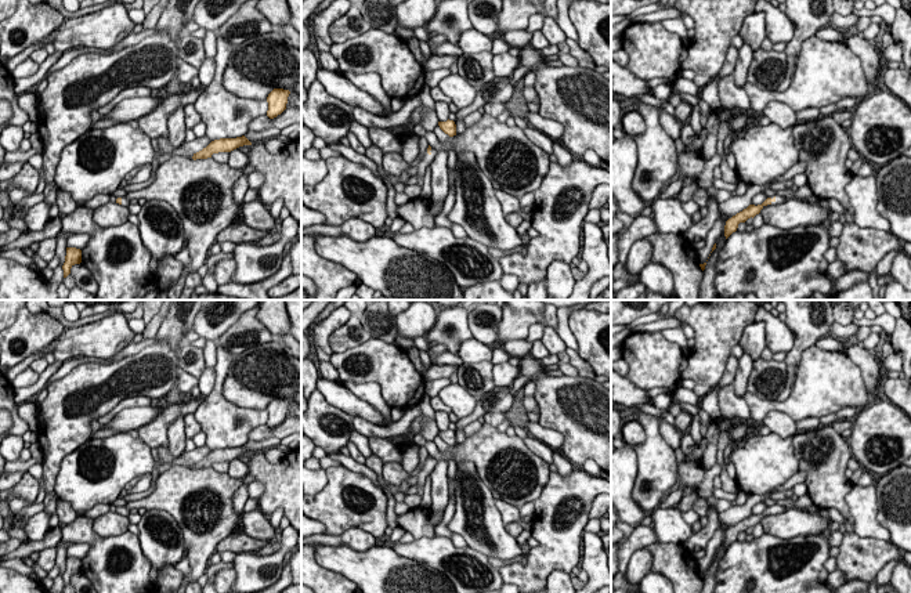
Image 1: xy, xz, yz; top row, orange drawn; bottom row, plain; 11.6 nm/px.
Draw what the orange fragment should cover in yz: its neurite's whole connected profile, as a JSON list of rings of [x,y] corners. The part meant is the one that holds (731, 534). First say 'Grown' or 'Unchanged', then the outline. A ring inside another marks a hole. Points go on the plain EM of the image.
Grown. [[[774,505],[774,506],[767,507],[762,514],[758,514],[758,516],[749,514],[746,518],[744,518],[742,521],[737,523],[735,525],[733,525],[731,528],[729,528],[726,531],[726,535],[724,535],[724,546],[726,546],[726,549],[733,542],[737,540],[740,532],[745,532],[751,527],[753,528],[756,524],[760,523],[760,520],[764,516],[780,514],[780,513],[784,513],[784,511],[785,511],[784,506]]]

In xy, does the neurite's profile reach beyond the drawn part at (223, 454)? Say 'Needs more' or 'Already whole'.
Already whole

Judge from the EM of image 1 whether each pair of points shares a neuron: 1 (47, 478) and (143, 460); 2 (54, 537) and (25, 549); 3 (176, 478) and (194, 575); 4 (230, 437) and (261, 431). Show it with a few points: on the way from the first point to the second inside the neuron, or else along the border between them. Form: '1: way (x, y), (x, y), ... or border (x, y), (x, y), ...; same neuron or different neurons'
1: border (75, 449), (61, 463), (54, 492); different neurons
2: way (47, 542), (32, 546); same neuron
3: way (208, 487), (226, 505), (221, 520), (201, 543); same neuron
4: border (266, 423), (255, 427), (248, 438); different neurons

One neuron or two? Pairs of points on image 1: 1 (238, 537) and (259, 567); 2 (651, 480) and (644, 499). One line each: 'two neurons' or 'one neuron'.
1: two neurons
2: one neuron

